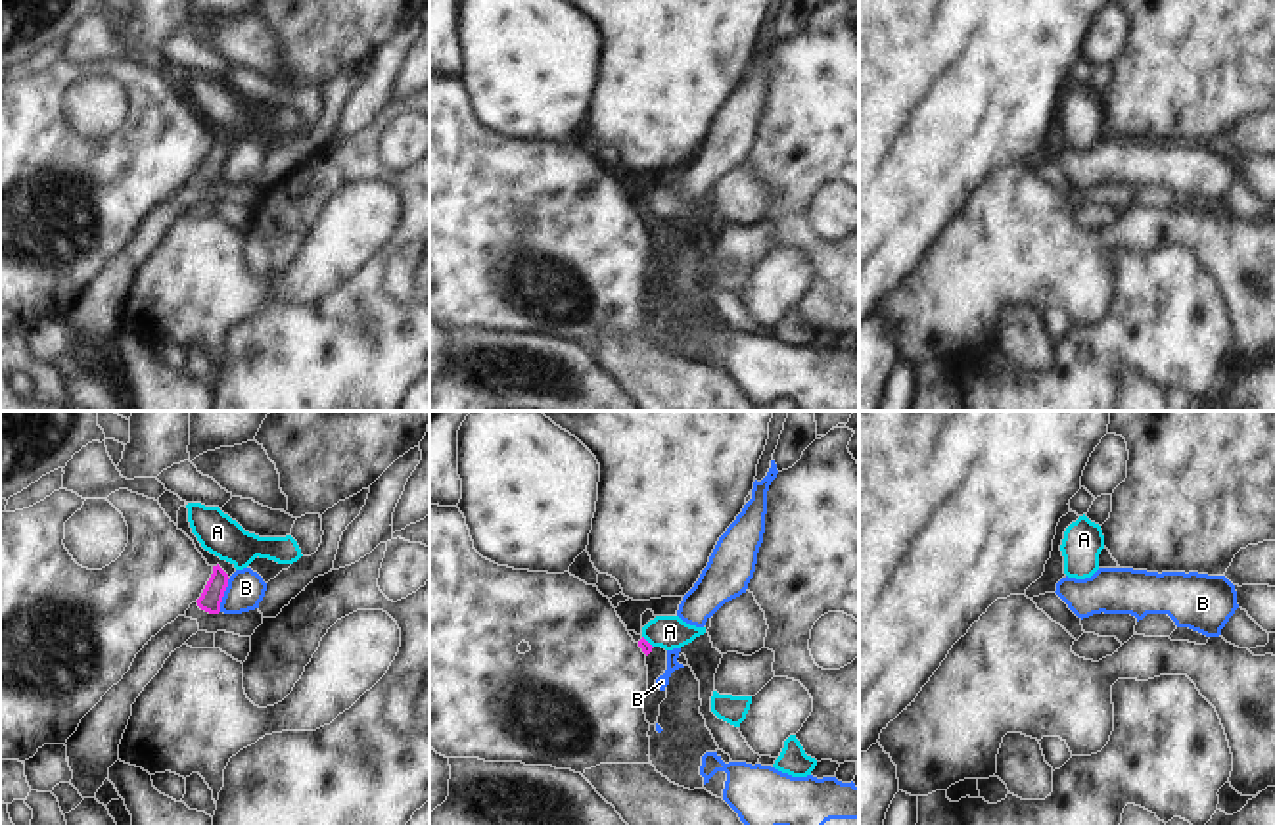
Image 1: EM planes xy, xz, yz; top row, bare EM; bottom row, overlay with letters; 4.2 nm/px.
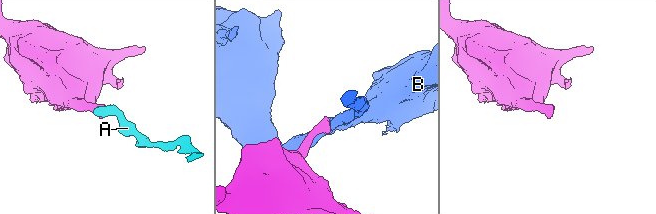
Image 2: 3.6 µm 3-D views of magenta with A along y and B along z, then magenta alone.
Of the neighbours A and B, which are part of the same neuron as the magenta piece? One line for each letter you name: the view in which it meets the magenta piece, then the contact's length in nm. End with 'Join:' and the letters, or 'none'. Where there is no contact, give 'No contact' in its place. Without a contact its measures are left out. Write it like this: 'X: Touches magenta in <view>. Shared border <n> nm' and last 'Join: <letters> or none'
A: Touches magenta in xz. Shared border 70 nm
Join: A

